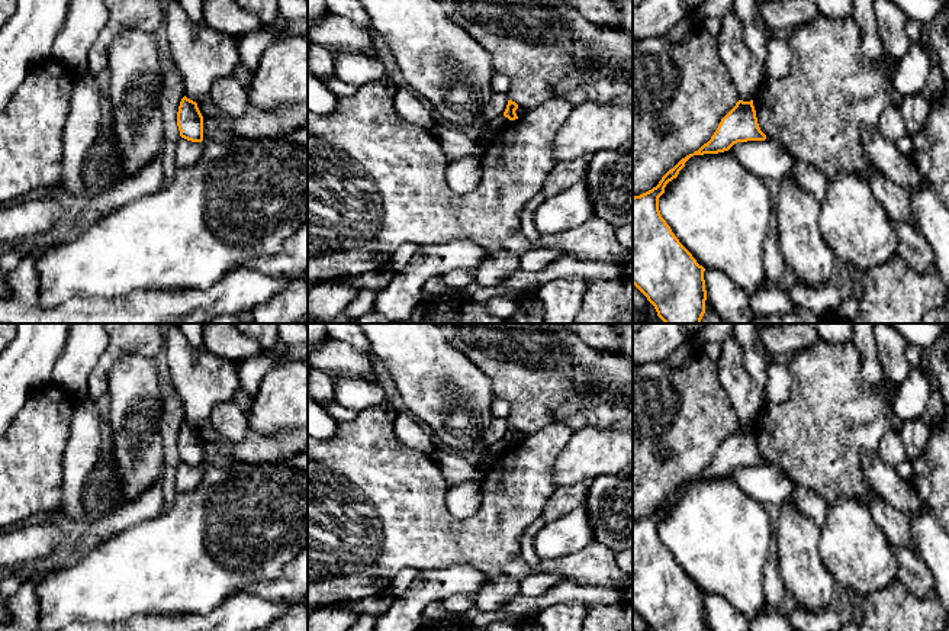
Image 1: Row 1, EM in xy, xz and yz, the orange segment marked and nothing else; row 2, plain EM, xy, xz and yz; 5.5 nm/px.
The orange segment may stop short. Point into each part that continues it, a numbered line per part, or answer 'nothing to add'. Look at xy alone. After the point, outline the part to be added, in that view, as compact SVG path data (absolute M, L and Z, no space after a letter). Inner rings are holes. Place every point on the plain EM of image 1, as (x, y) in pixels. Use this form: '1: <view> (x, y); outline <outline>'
nothing to add

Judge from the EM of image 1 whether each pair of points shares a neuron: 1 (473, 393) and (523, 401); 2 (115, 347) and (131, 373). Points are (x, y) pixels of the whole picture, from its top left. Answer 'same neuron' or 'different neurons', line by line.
1: different neurons
2: different neurons

